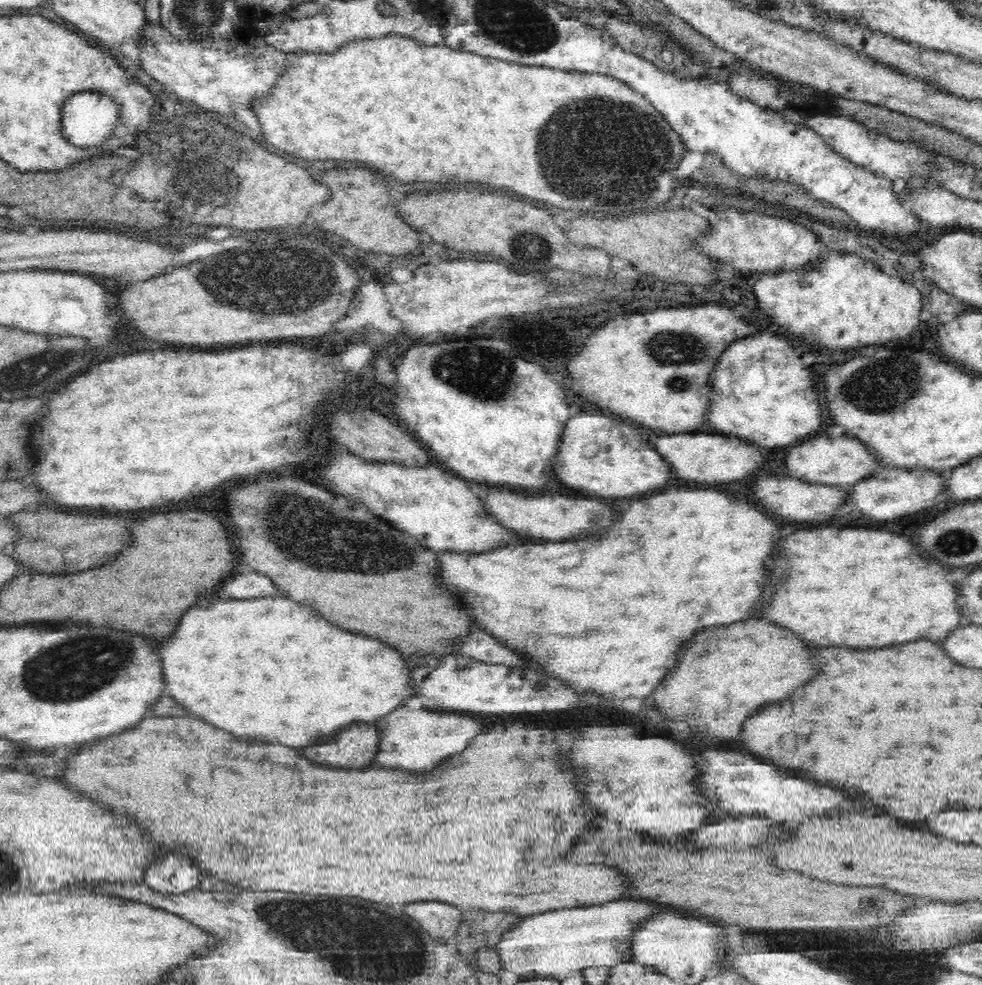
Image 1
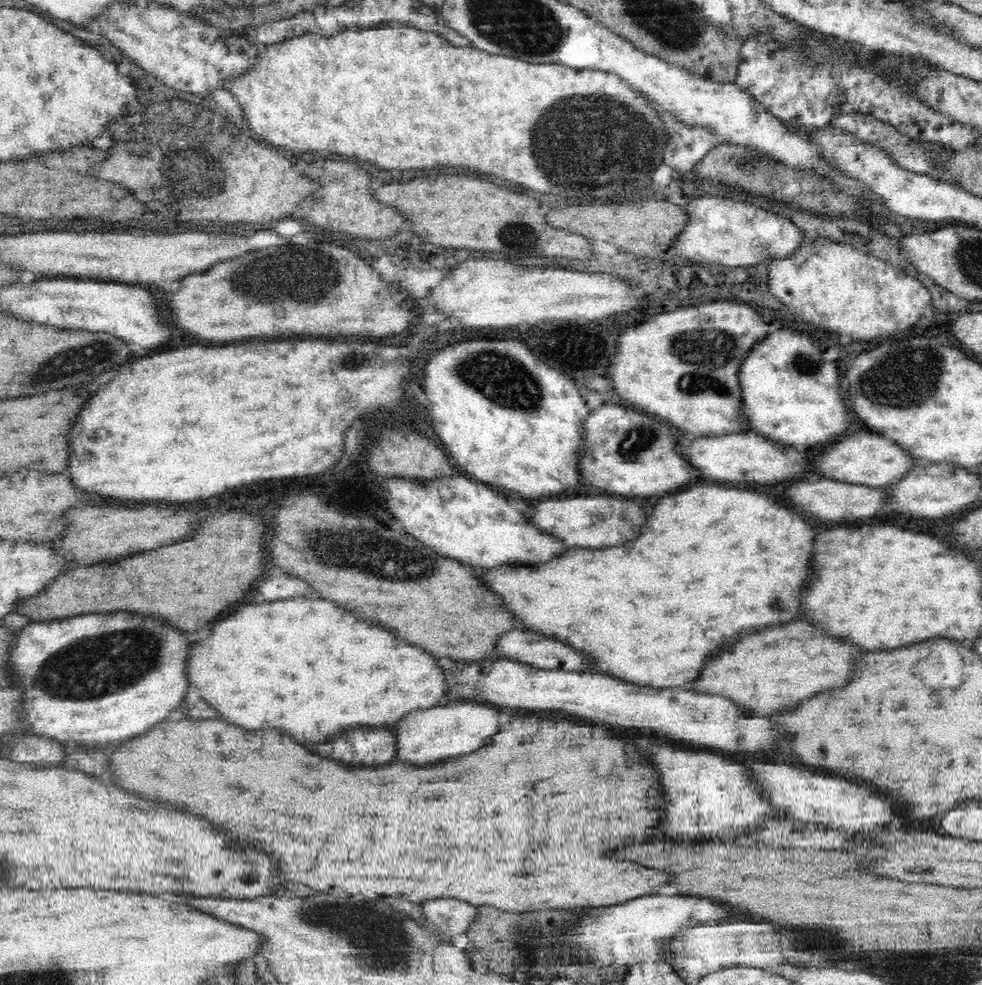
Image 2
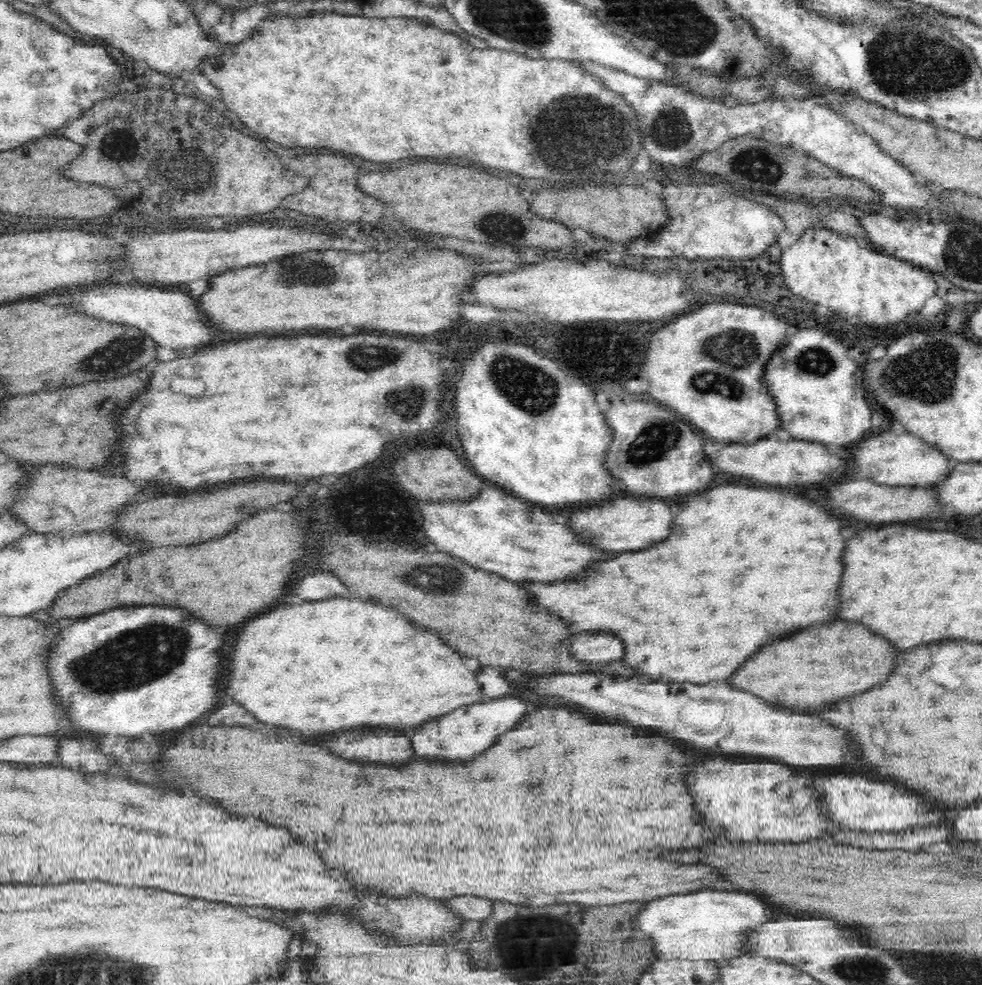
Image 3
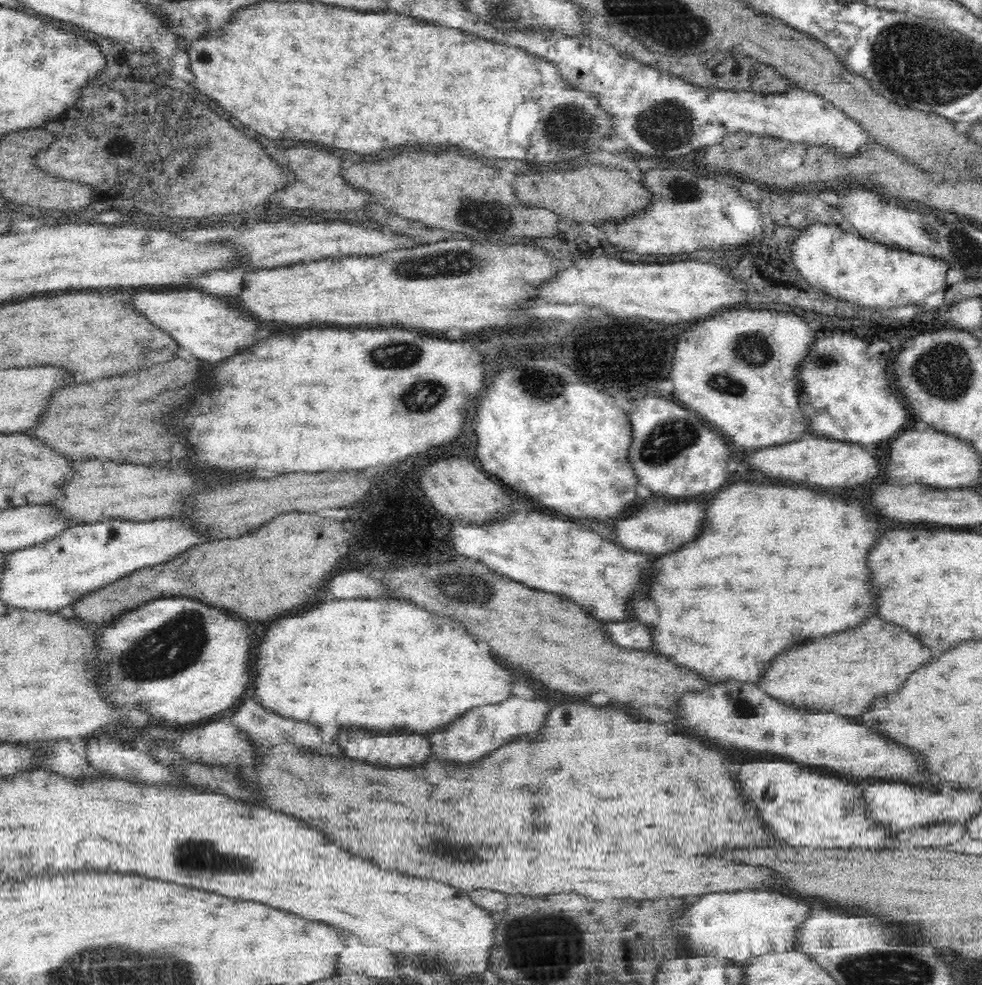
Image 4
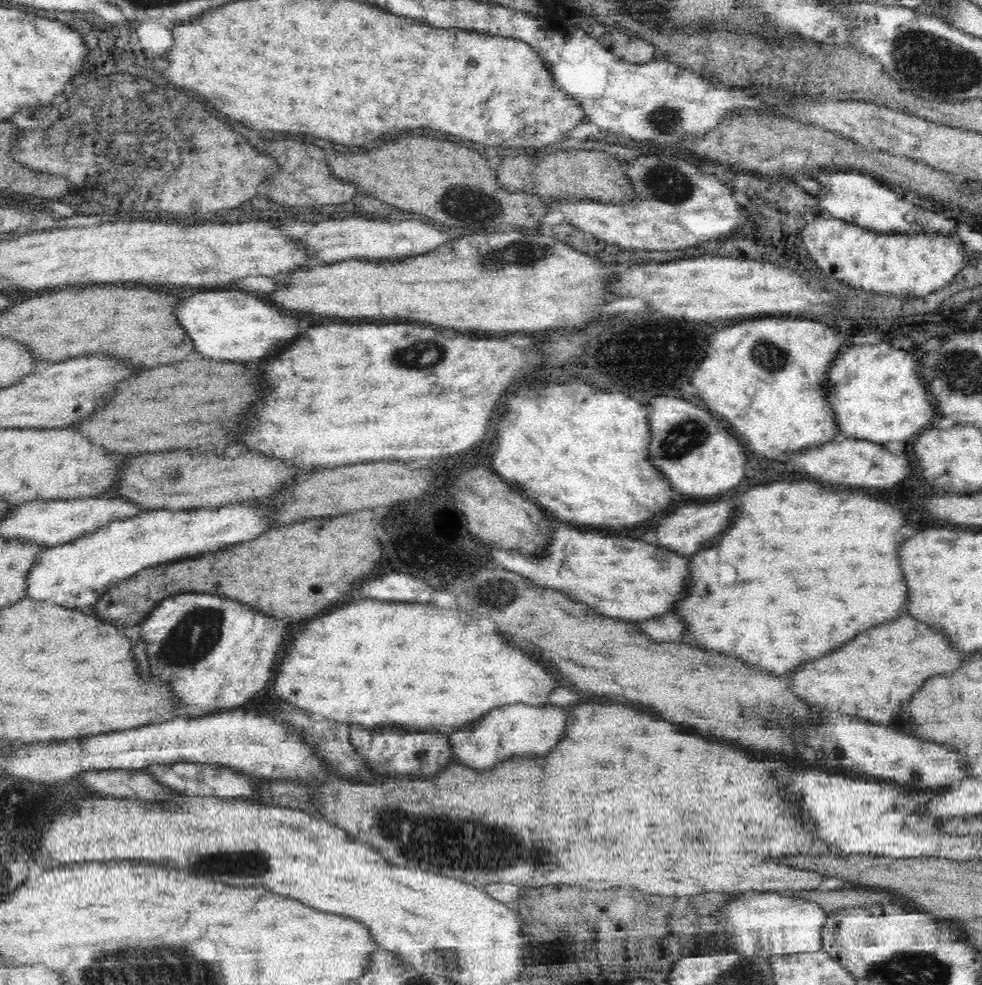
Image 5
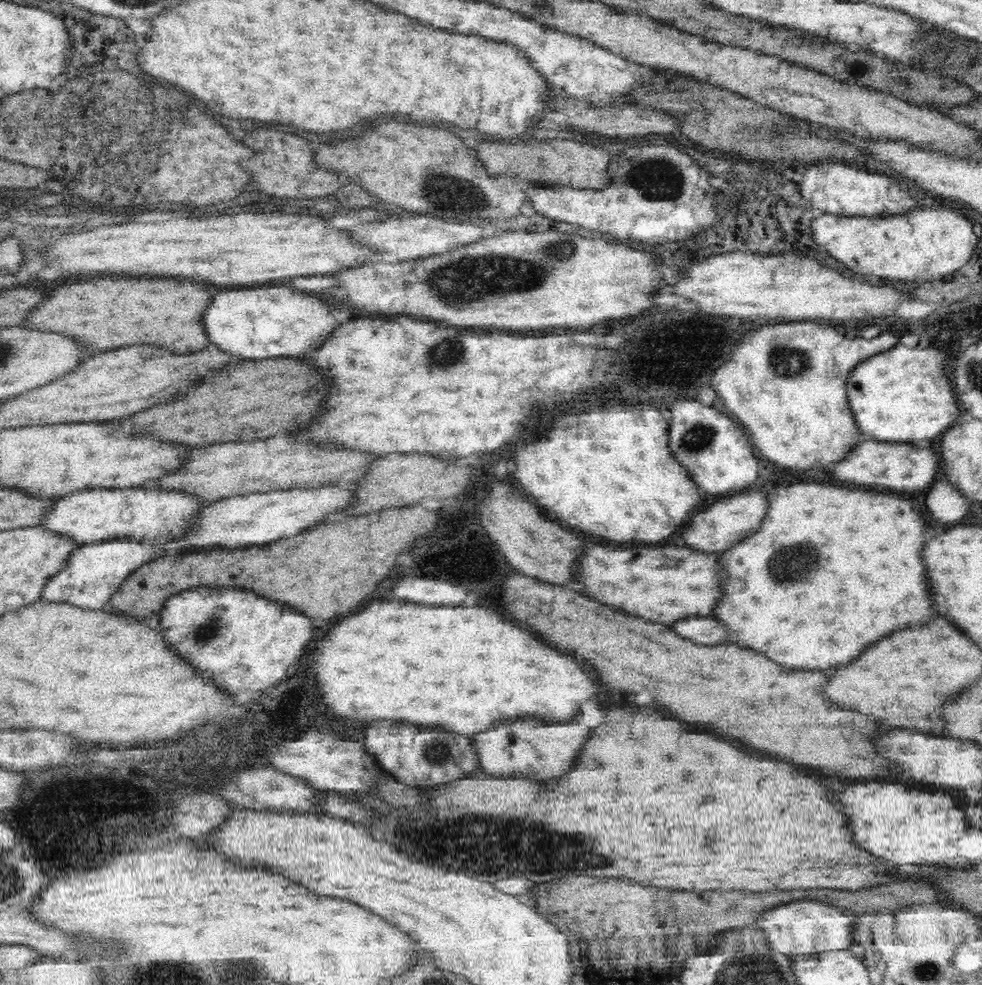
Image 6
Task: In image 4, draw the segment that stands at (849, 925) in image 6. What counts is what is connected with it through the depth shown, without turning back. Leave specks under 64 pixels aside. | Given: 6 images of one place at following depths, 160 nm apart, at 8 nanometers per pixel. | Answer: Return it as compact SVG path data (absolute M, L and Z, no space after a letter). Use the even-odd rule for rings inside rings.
M714 892L684 910L680 928L684 928L696 956L721 956L743 964L765 954L798 951L798 930L810 916L812 906L808 902L780 892Z

